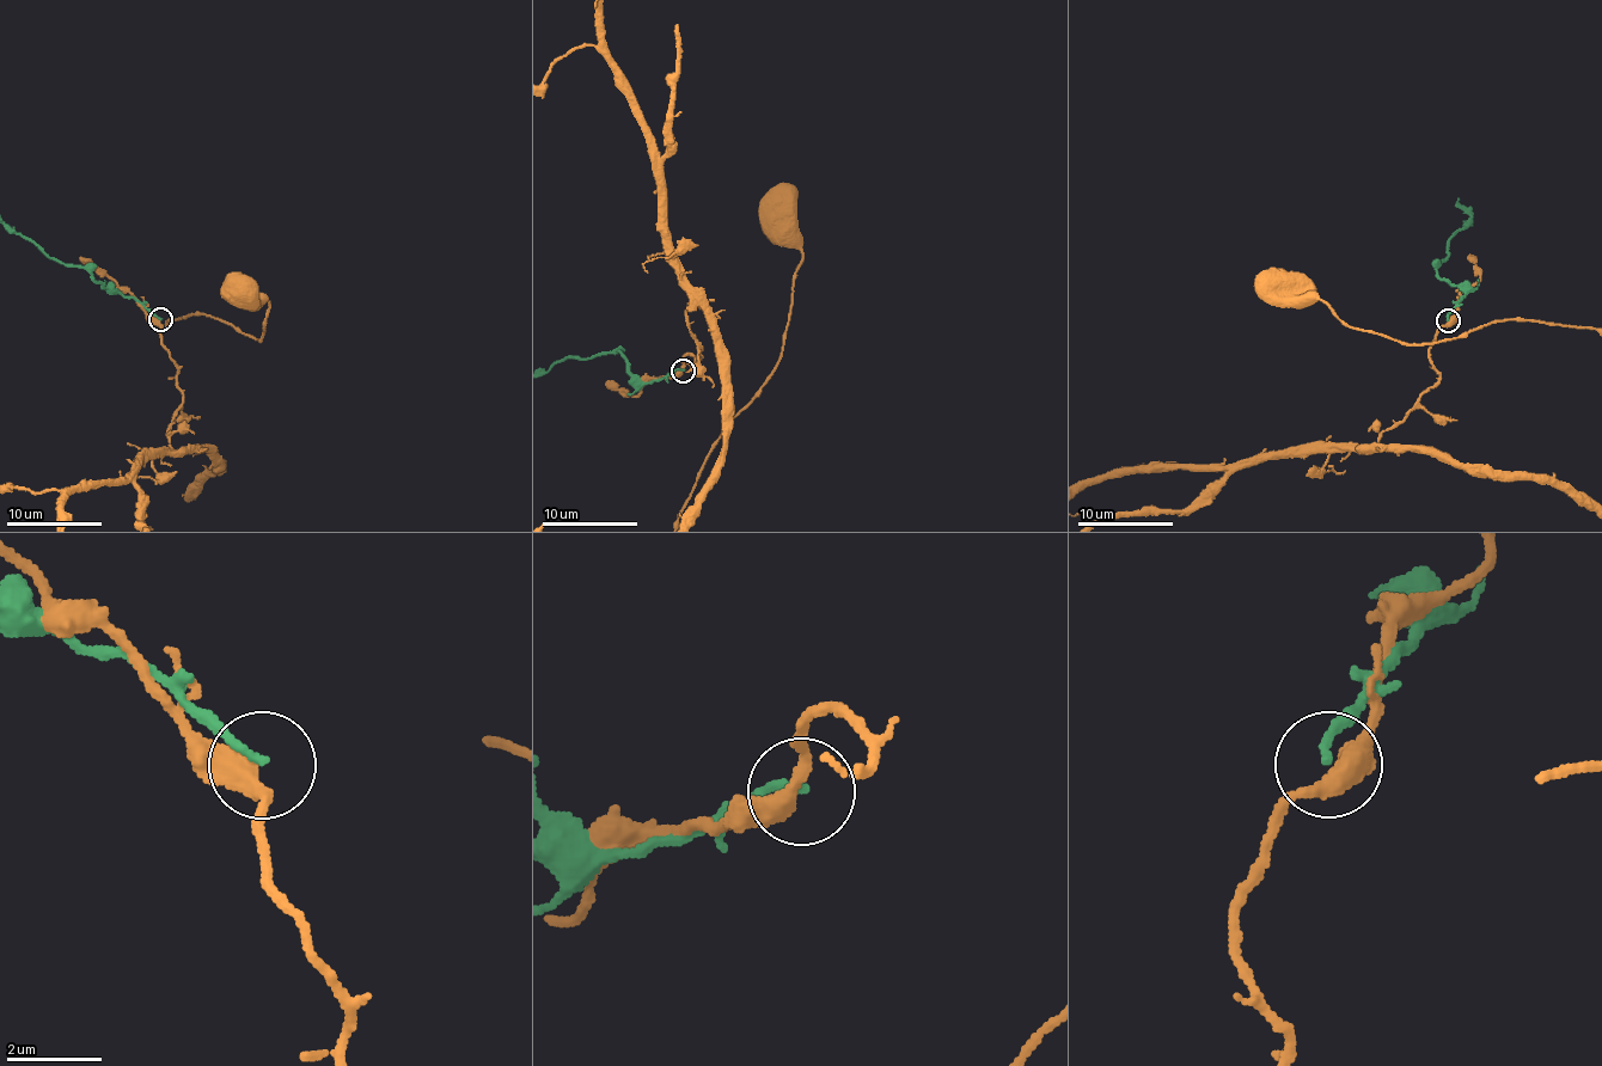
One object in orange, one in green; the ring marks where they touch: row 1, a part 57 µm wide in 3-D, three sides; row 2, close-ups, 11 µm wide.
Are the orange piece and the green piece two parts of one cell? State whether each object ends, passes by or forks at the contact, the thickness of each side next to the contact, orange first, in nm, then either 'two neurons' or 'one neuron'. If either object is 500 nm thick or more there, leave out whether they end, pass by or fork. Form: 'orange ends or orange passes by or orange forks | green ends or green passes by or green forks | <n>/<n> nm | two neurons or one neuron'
orange passes by | green ends | 400/160 nm | two neurons

